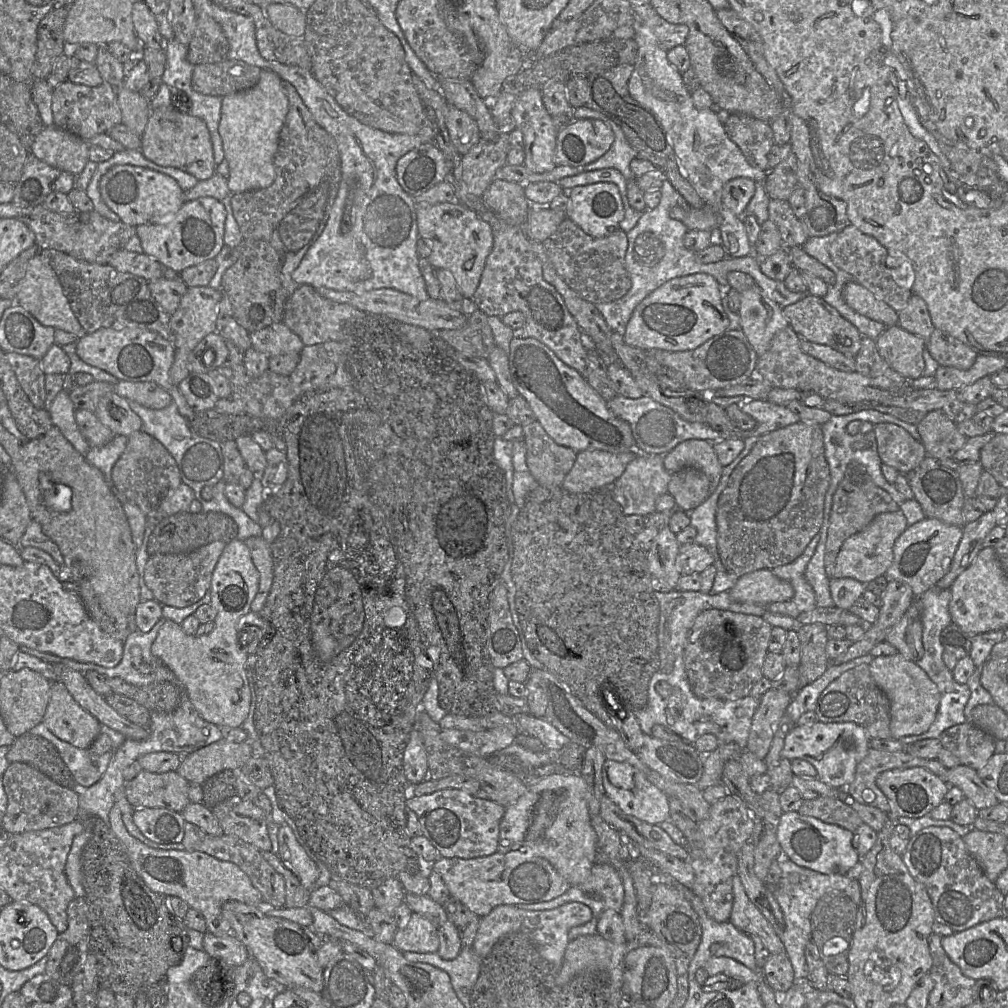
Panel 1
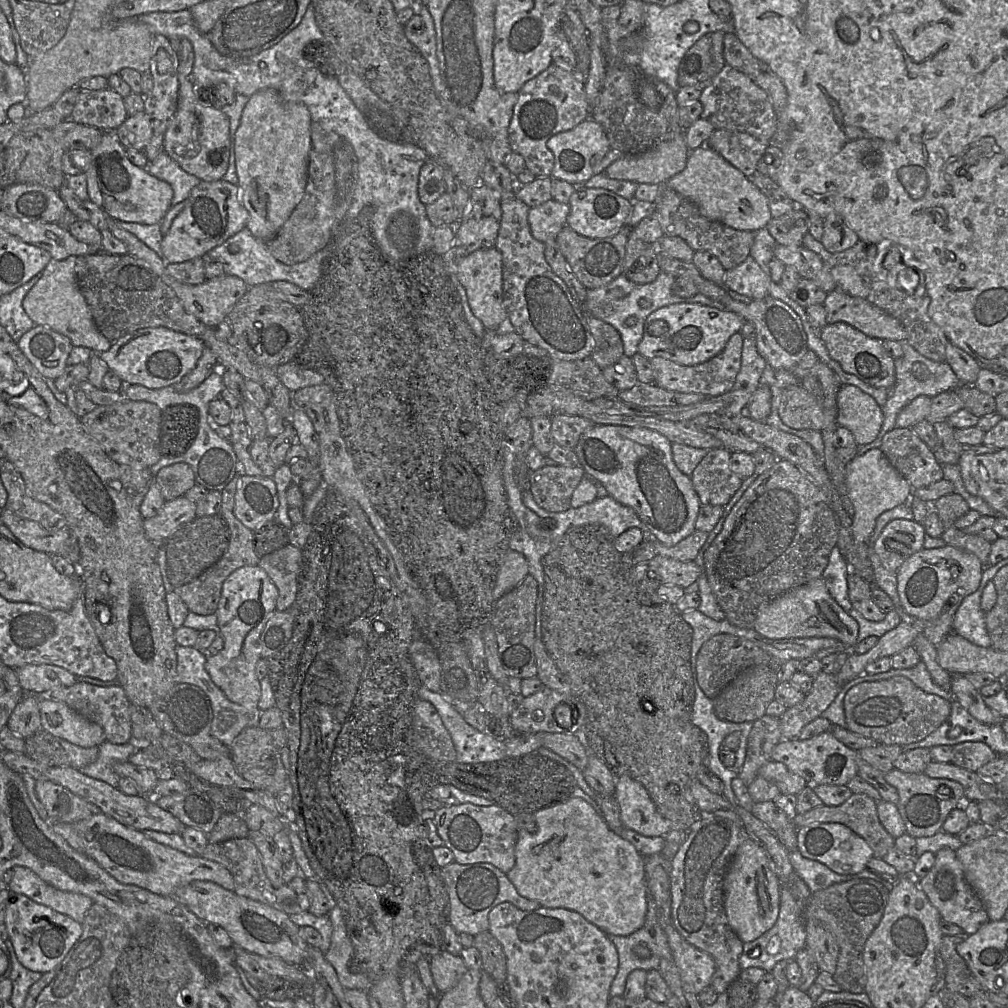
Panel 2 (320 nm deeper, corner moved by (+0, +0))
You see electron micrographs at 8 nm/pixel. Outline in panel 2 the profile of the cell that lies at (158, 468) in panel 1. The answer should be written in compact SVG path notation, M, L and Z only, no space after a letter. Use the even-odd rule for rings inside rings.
M187 463L161 468L154 476L154 482L159 486L165 501L183 496L196 484L194 472Z

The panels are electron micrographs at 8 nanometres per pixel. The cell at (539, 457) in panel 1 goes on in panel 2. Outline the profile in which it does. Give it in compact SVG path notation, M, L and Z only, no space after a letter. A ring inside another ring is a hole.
M545 465L531 472L529 490L536 503L544 510L565 512L571 508L573 492L585 475L581 465Z

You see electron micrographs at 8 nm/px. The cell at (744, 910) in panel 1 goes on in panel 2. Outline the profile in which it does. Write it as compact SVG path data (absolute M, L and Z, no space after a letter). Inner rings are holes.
M752 839L739 845L724 877L724 908L730 927L743 943L754 941L774 926L780 909L780 887L763 849Z

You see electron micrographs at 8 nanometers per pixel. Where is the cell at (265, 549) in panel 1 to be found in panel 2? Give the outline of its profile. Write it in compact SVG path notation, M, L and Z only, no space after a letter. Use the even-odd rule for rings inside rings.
M287 544L279 550L260 557L261 567L278 590L275 611L288 611L293 605L302 566L301 549Z

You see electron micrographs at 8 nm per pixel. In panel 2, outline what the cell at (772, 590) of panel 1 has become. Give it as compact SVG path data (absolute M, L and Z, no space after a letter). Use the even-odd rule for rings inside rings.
M821 576L765 604L758 612L754 629L771 639L830 637L853 647L858 642L859 626L833 599Z

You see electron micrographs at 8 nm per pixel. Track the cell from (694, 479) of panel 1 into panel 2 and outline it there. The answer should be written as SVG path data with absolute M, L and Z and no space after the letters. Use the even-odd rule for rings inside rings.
M710 449L694 469L691 480L702 505L724 507L740 489L743 480L731 470L731 451Z

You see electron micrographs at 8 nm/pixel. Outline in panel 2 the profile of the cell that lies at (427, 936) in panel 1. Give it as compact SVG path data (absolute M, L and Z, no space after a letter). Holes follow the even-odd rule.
M445 949L431 956L429 964L434 982L441 993L456 986L468 969L461 956L453 955Z

